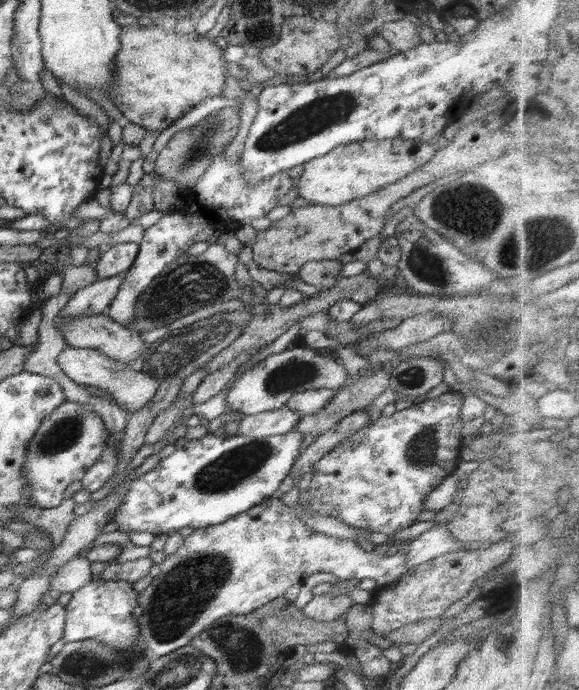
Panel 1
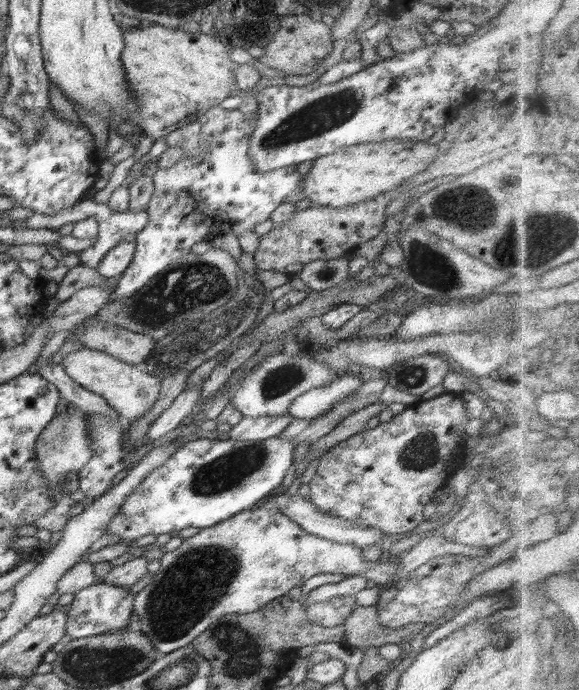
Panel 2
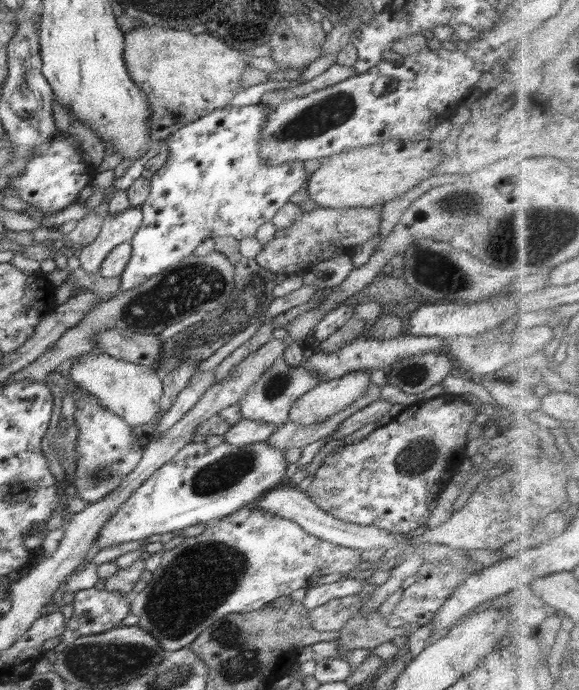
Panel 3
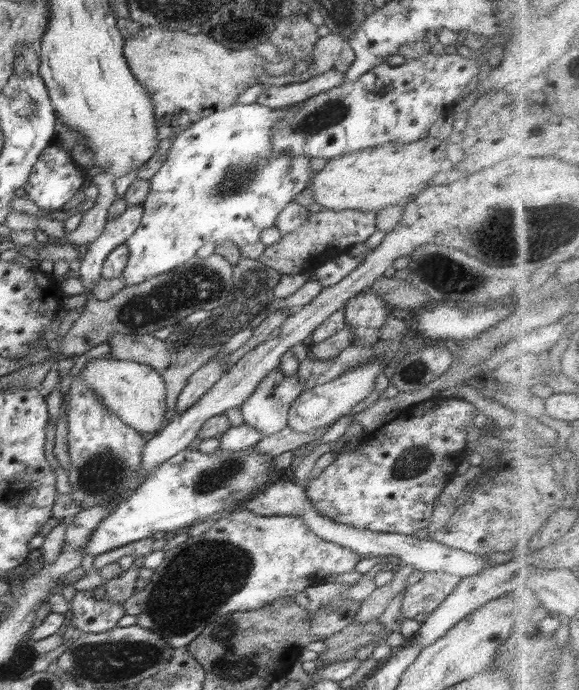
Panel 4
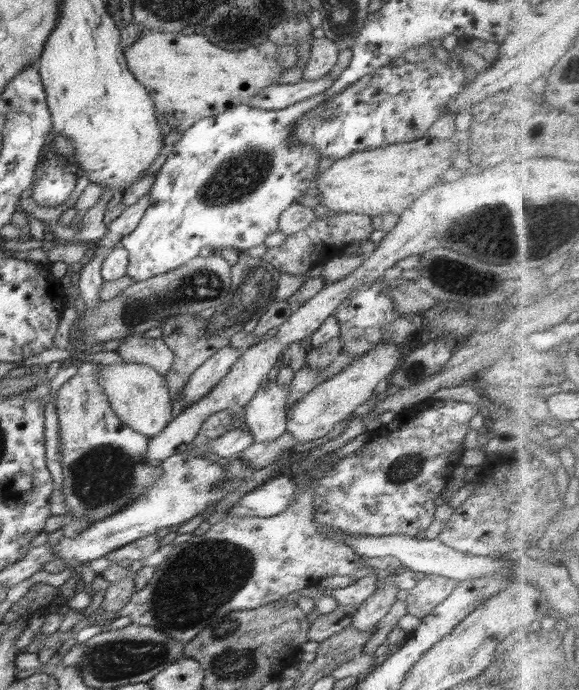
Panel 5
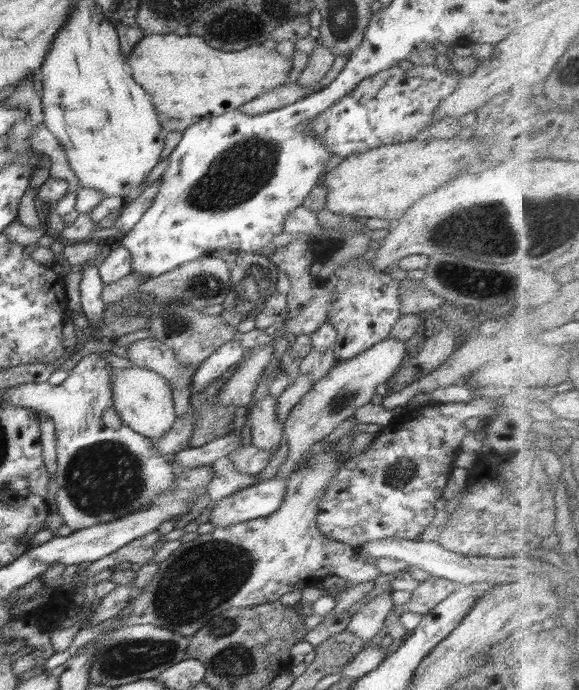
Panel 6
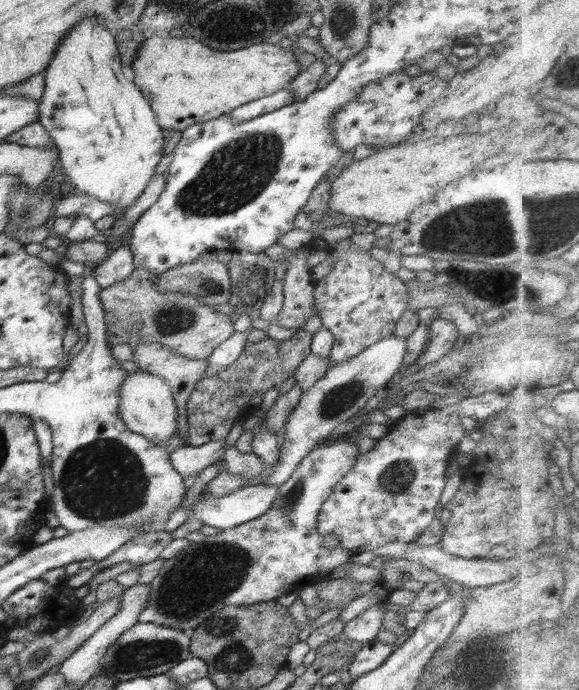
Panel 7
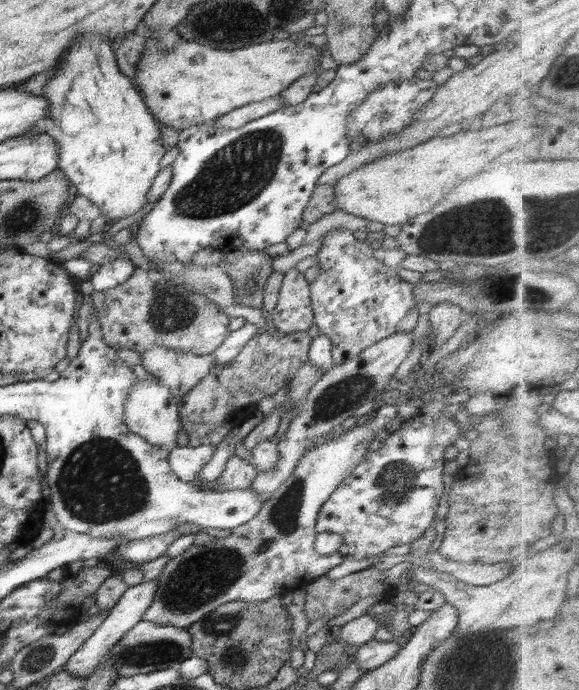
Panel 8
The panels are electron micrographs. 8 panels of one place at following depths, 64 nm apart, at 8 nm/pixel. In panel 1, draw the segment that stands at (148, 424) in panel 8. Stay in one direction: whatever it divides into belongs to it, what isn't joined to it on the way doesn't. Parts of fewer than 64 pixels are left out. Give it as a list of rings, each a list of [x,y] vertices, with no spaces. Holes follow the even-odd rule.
[[[66,346],[56,357],[56,362],[64,370],[64,374],[74,382],[82,386],[93,386],[105,390],[108,398],[113,396],[116,404],[124,410],[126,418],[128,418],[128,414],[134,413],[134,411],[138,412],[138,409],[144,407],[158,391],[159,382],[156,378],[149,376],[142,370],[132,370],[127,364],[116,362],[98,350]]]

